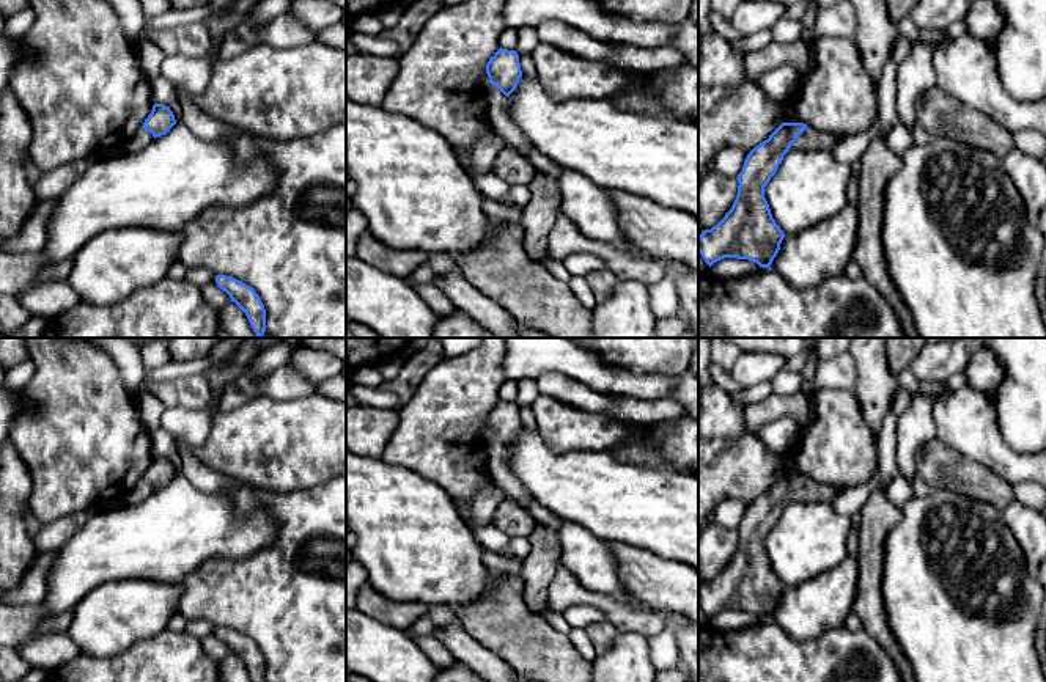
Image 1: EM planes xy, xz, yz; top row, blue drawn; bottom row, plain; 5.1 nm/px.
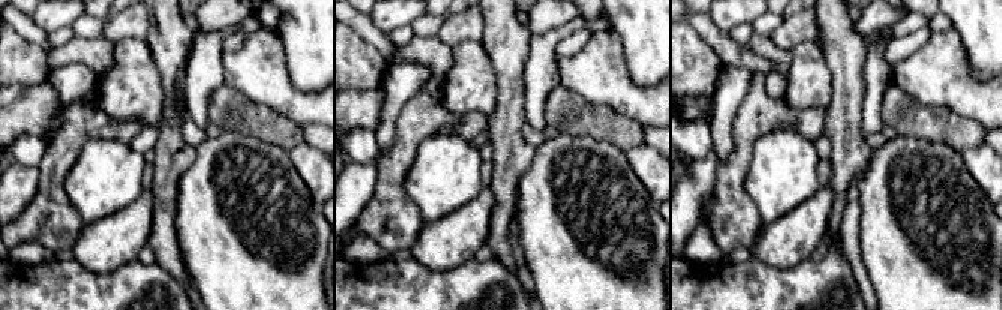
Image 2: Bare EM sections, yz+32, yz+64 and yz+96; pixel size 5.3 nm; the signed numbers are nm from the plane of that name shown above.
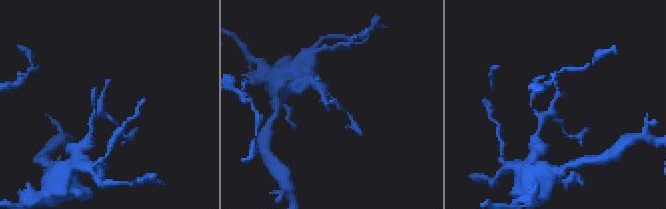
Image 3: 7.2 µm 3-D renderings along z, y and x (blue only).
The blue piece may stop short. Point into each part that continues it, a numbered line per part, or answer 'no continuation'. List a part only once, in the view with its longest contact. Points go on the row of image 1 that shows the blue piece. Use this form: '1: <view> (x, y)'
1: xz (502, 124)

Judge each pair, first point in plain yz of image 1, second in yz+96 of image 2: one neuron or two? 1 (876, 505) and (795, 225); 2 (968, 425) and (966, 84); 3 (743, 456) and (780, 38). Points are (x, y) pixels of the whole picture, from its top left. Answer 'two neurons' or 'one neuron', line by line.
1: two neurons
2: one neuron
3: two neurons

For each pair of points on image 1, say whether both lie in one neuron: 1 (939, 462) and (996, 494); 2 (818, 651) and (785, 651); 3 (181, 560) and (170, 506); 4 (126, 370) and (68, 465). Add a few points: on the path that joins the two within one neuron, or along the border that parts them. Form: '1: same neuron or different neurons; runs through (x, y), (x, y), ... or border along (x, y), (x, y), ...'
1: same neuron; runs through (953, 472), (982, 484)
2: same neuron; runs through (810, 651), (793, 651)
3: same neuron; runs through (170, 547), (170, 519)
4: different neurons; border along (106, 354), (112, 360), (123, 385), (136, 395)

